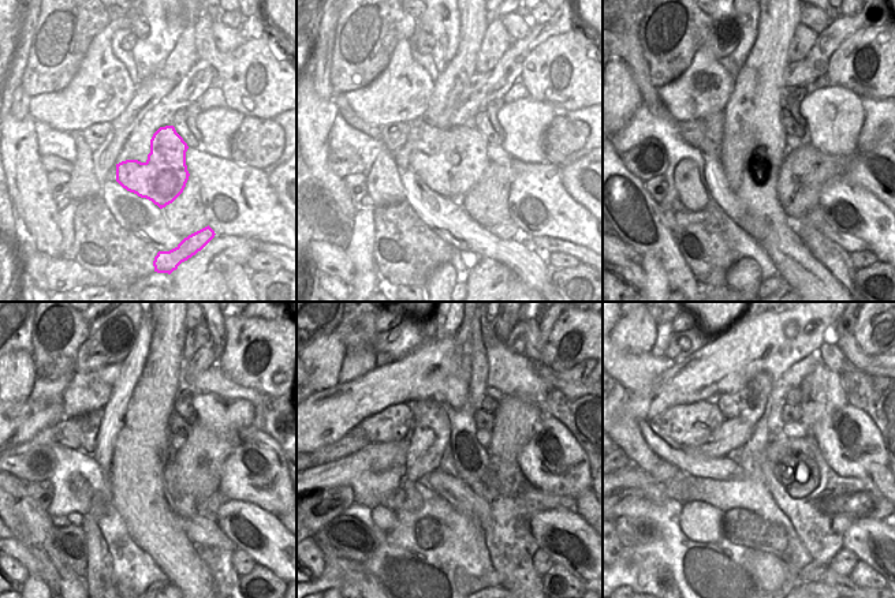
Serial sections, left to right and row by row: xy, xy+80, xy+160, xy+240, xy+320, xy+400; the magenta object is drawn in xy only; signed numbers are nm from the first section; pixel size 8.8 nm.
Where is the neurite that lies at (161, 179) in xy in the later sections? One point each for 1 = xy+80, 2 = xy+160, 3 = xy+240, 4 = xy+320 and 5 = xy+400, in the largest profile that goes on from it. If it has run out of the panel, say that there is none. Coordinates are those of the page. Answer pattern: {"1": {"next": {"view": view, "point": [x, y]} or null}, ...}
{"1": {"next": {"view": "xy+80", "point": [450, 161]}}, "2": {"next": {"view": "xy+160", "point": [711, 144]}}, "3": {"next": {"view": "xy+240", "point": [89, 423]}}, "4": {"next": {"view": "xy+320", "point": [392, 425]}}, "5": {"next": {"view": "xy+400", "point": [692, 425]}}}

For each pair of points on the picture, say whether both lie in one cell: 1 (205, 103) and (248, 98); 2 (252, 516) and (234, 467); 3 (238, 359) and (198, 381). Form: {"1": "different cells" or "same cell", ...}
{"1": "different cells", "2": "different cells", "3": "different cells"}

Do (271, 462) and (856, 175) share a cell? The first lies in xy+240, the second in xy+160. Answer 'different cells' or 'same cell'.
same cell

